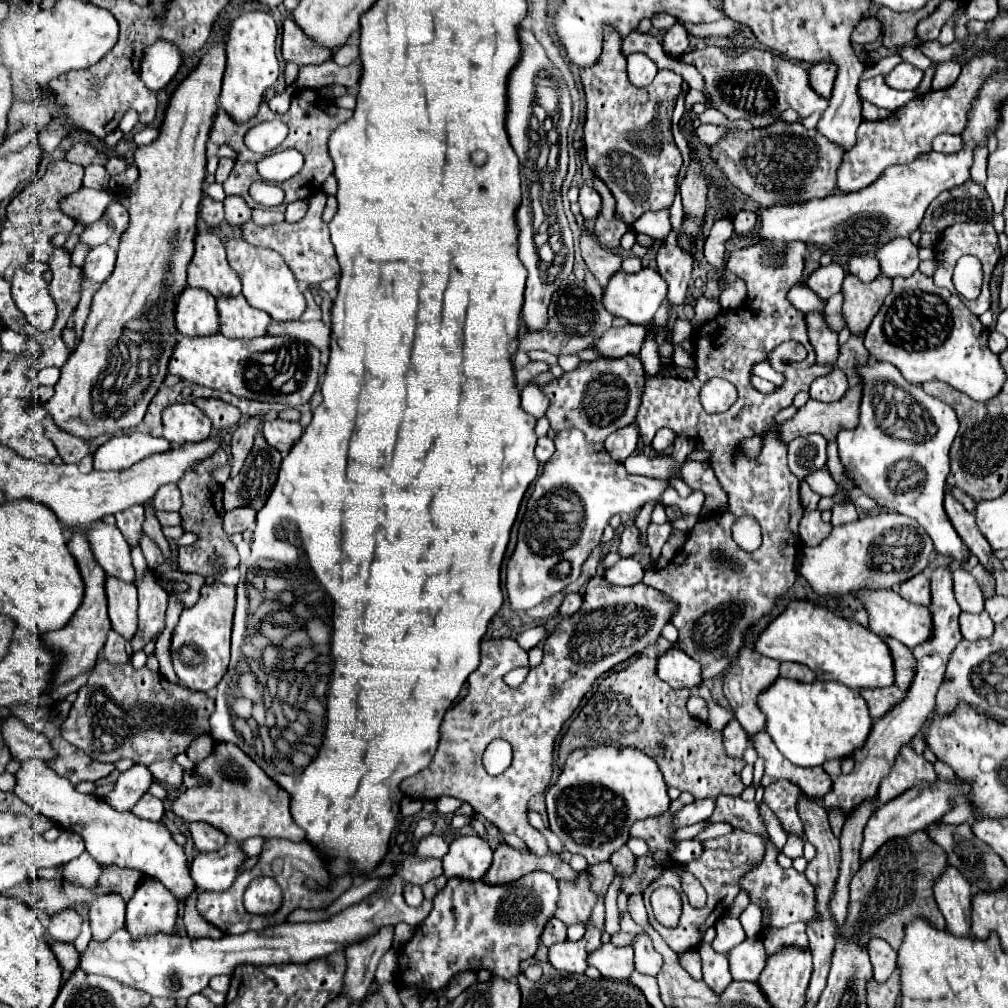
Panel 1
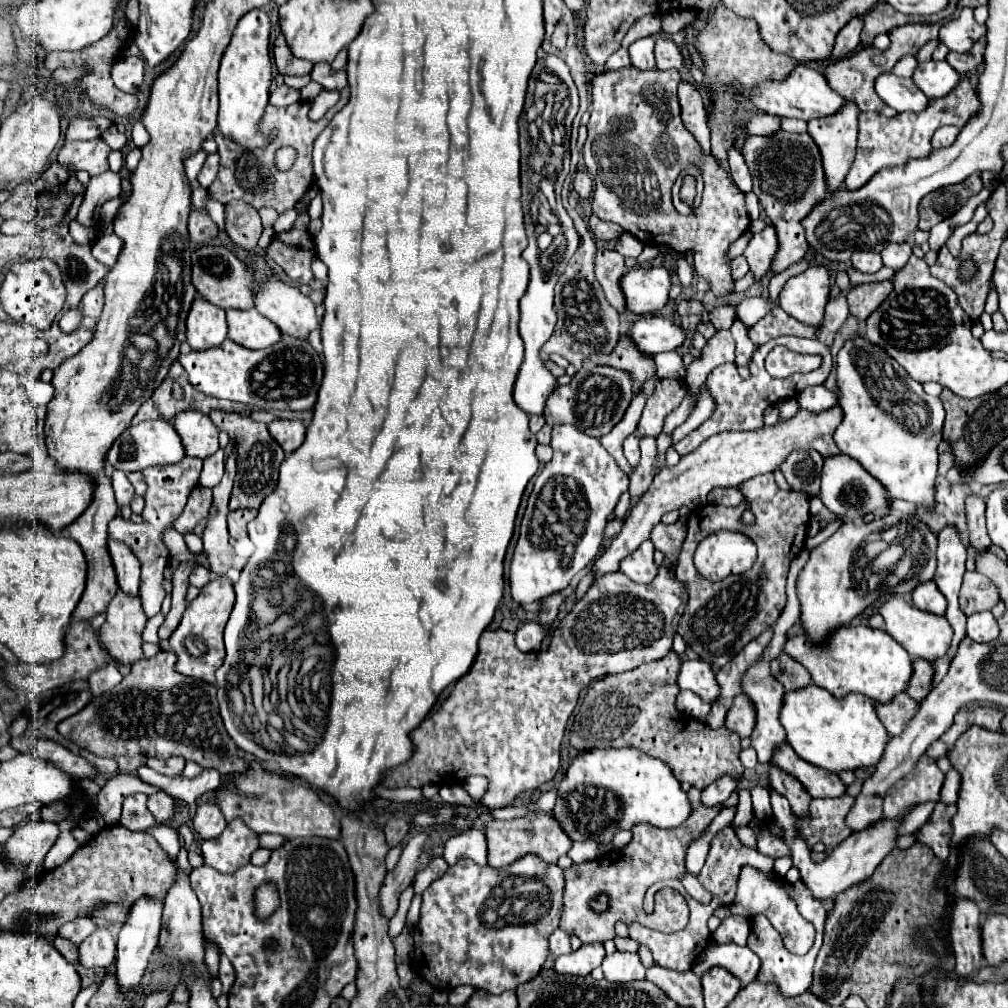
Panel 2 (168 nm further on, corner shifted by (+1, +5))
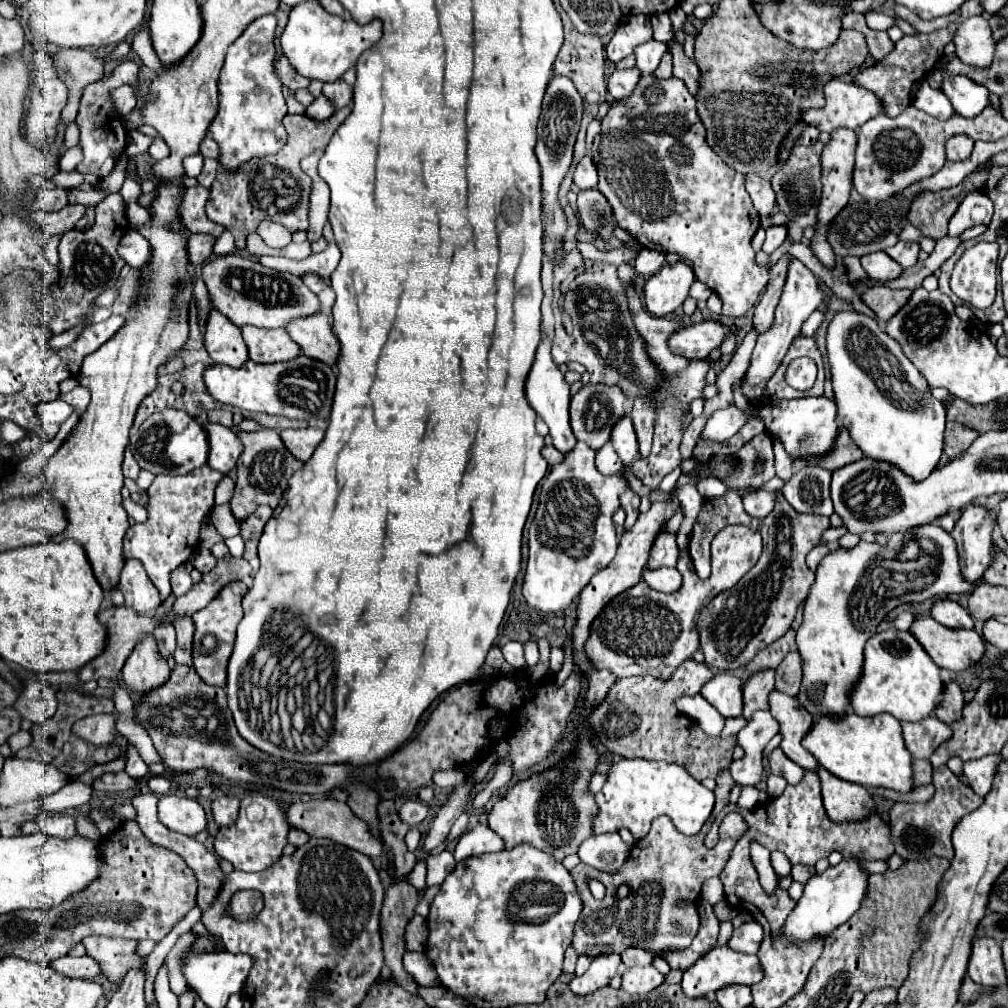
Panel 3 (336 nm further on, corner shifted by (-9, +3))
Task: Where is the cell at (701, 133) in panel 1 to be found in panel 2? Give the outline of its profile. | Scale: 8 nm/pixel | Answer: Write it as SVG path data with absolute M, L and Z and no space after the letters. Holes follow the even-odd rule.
M764 115L764 117L752 117L744 129L748 135L772 135L772 131L780 129L780 121L774 115Z

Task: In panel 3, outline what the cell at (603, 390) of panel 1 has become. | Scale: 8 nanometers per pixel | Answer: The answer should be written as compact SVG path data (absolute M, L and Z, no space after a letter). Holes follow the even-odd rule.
M584 385L570 403L570 427L578 441L584 441L590 449L598 451L604 443L608 443L608 433L612 431L612 421L624 415L624 405L628 397L622 395L620 389L612 389L608 385Z

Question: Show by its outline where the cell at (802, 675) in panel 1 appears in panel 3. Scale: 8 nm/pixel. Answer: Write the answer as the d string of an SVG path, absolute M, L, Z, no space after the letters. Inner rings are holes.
M788 653L784 661L776 667L776 689L786 695L796 695L802 681L802 659L800 653Z

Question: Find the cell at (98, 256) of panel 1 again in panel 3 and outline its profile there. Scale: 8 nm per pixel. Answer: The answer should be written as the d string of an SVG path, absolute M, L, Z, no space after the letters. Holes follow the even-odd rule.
M130 229L120 241L120 255L130 267L138 269L150 263L152 247L144 235L140 235L136 229Z

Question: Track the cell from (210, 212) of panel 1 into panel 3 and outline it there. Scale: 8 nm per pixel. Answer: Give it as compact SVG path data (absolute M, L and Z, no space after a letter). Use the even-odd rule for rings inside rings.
M200 233L190 235L190 239L188 239L188 263L202 265L204 261L208 261L212 255L214 241L216 239L208 237L208 235L200 235Z

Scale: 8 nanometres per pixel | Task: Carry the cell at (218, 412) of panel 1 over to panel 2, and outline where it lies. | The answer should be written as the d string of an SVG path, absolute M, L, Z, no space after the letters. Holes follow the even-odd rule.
M210 411L210 419L216 423L220 431L226 431L234 445L238 447L238 473L234 479L234 489L230 497L230 509L240 507L254 507L258 509L266 495L270 495L278 483L278 467L284 459L282 447L272 439L266 429L266 423L258 423L250 417L242 417L240 413L226 413L226 411Z

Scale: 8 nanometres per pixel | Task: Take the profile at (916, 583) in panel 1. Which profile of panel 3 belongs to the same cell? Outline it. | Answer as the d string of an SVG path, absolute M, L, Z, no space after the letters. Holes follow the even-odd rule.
M940 599L932 605L932 617L950 629L974 629L972 615L952 599Z

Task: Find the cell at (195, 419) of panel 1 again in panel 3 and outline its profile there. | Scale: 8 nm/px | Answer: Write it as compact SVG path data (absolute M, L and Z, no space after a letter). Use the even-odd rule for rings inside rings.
M218 423L206 425L208 425L208 439L212 441L208 465L224 475L230 475L236 469L236 461L242 455L244 447L232 429Z

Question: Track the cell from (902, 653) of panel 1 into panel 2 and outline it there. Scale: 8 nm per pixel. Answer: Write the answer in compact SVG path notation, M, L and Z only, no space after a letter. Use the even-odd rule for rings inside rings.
M914 659L914 673L910 677L906 693L914 701L920 703L928 695L928 691L930 691L930 679L932 679L930 663L926 663L926 659Z

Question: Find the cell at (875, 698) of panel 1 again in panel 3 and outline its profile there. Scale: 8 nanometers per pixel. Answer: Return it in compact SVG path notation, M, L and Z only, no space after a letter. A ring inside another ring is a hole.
M936 717L920 723L902 723L902 729L906 749L914 759L930 759L930 755L952 737L952 729Z

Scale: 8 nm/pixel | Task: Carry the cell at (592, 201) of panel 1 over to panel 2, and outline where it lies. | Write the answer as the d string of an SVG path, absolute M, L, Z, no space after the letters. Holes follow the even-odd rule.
M578 171L576 177L574 177L574 189L578 191L580 199L590 199L592 197L592 189L594 189L592 177L588 173L584 173L584 171Z

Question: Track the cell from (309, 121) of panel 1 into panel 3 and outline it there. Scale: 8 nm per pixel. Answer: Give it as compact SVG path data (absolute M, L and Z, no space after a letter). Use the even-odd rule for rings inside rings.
M350 107L340 109L326 121L314 121L306 115L286 115L284 127L288 131L288 141L278 153L266 157L266 161L250 161L244 165L244 169L240 169L240 173L218 171L218 177L210 187L210 199L206 203L208 219L226 227L234 235L238 249L246 247L246 237L256 231L260 221L280 223L290 233L308 231L312 179L300 169L300 159L316 149L324 149L348 115ZM290 177L296 181L290 181Z

